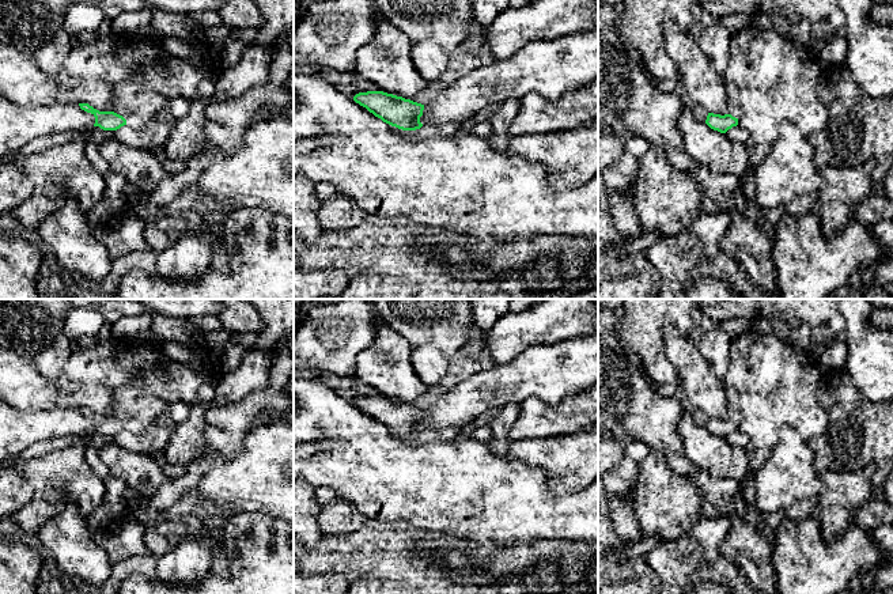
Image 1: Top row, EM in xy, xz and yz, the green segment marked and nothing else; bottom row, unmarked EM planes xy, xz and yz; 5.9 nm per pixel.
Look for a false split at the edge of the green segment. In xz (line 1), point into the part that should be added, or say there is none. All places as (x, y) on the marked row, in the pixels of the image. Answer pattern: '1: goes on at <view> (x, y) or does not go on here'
1: goes on at xz (446, 128)

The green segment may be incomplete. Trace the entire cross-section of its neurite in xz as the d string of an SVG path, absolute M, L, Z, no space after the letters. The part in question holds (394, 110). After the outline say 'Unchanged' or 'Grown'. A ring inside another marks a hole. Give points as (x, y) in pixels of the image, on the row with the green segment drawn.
M383 91L359 92L353 101L383 122L401 129L408 139L463 133L469 130L469 124L473 120L423 125L420 117L424 105Z. Grown

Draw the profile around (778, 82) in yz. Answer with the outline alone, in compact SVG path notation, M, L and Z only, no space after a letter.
M749 26L731 37L729 64L723 71L726 82L734 83L739 90L742 113L738 125L748 130L756 143L772 144L786 121L795 124L810 137L828 122L829 113L817 95L821 61L810 46L794 46L788 37L773 29Z

